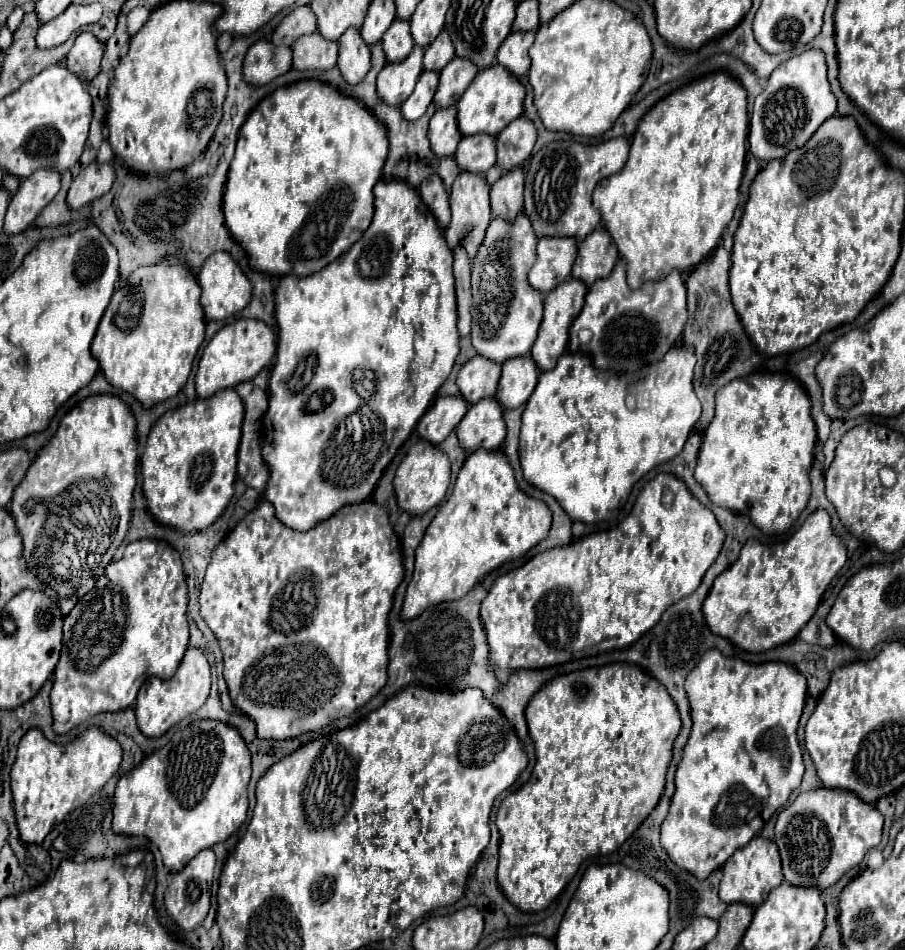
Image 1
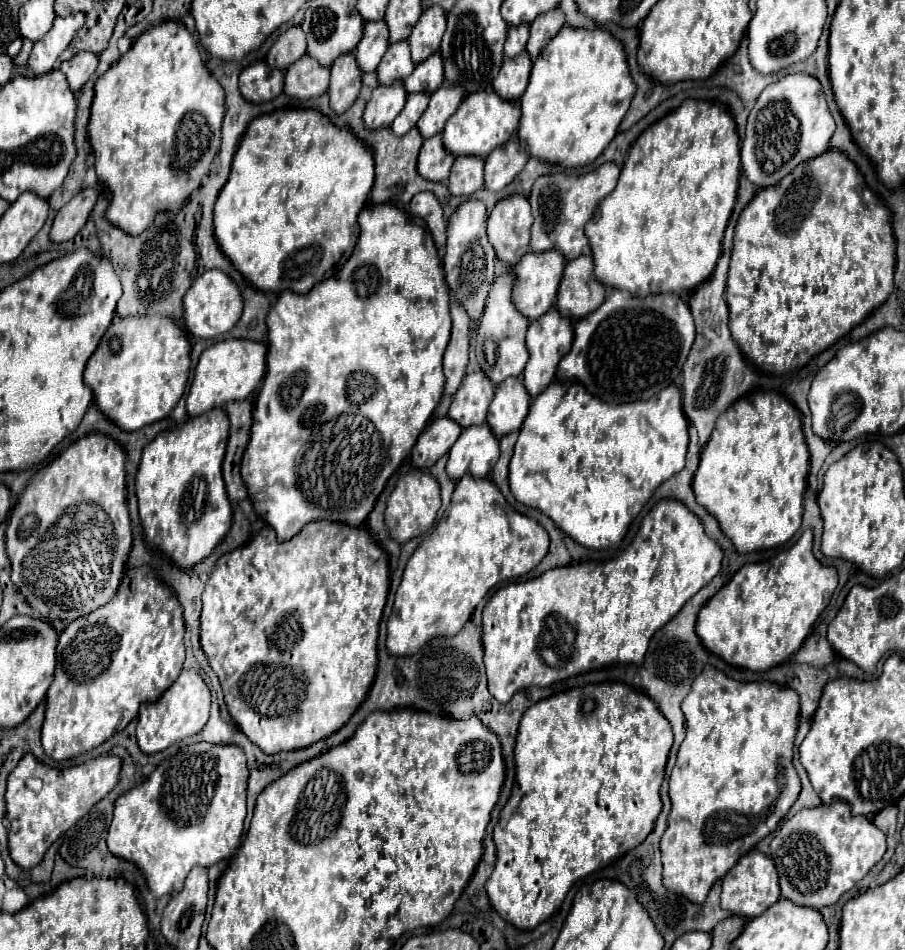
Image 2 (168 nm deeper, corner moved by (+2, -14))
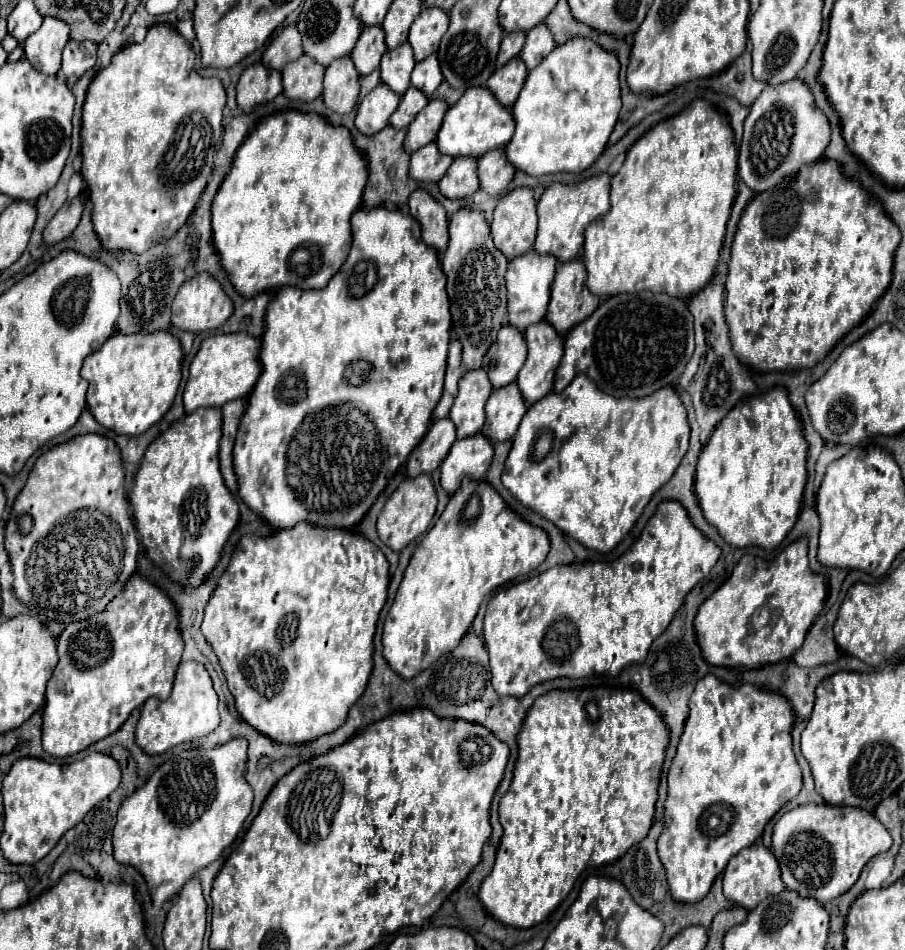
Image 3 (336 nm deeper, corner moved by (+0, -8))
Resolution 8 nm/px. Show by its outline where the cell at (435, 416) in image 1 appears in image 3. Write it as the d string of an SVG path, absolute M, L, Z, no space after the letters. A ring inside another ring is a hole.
M451 419L433 421L423 441L415 447L407 461L407 475L417 477L419 473L433 473L447 457L455 443L455 425Z

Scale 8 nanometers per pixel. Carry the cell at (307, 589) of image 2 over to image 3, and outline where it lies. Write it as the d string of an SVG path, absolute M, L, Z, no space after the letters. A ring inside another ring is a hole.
M303 521L291 529L277 531L271 537L259 537L253 533L245 535L239 541L237 549L233 551L231 563L229 563L227 571L221 575L213 597L209 599L209 605L205 609L205 619L201 625L205 639L213 647L215 655L219 657L221 669L227 677L229 691L235 697L235 707L237 707L239 715L245 721L249 721L249 725L253 729L259 729L259 733L271 737L271 741L287 743L287 745L301 745L301 743L313 741L315 737L321 737L321 735L327 735L327 733L339 729L345 723L351 705L363 695L363 691L367 687L371 667L373 667L373 635L375 635L375 625L377 625L379 613L387 599L387 585L389 585L389 563L387 563L385 555L377 549L377 545L371 543L369 539L365 539L361 533L313 527Z

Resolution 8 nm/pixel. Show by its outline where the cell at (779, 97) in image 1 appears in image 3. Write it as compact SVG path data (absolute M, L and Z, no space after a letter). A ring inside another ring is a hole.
M795 79L777 87L767 85L745 119L737 173L749 189L763 193L781 183L781 179L795 175L803 165L819 161L829 145L829 135L827 117L823 117L803 81Z

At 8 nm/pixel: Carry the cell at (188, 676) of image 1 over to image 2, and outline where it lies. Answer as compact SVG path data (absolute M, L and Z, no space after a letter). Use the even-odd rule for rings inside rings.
M195 669L181 671L179 679L157 701L141 703L141 709L137 715L139 749L143 753L157 753L185 737L195 735L209 719L209 705L211 705L211 693L203 677Z

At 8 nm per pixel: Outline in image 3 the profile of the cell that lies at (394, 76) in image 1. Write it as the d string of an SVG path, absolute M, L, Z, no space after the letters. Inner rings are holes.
M377 85L371 93L367 93L357 109L355 127L363 135L375 135L383 127L387 127L391 113L399 105L399 95L387 89L387 85Z

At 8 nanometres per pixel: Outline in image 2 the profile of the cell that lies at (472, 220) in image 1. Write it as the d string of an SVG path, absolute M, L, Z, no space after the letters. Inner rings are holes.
M469 199L457 207L457 211L449 217L447 225L447 251L443 259L445 279L449 289L453 291L451 295L455 299L461 299L461 303L465 303L465 309L469 311L469 317L473 321L471 331L477 329L477 317L481 317L481 307L485 305L485 295L495 275L495 249L487 239L485 221L487 221L485 203Z

